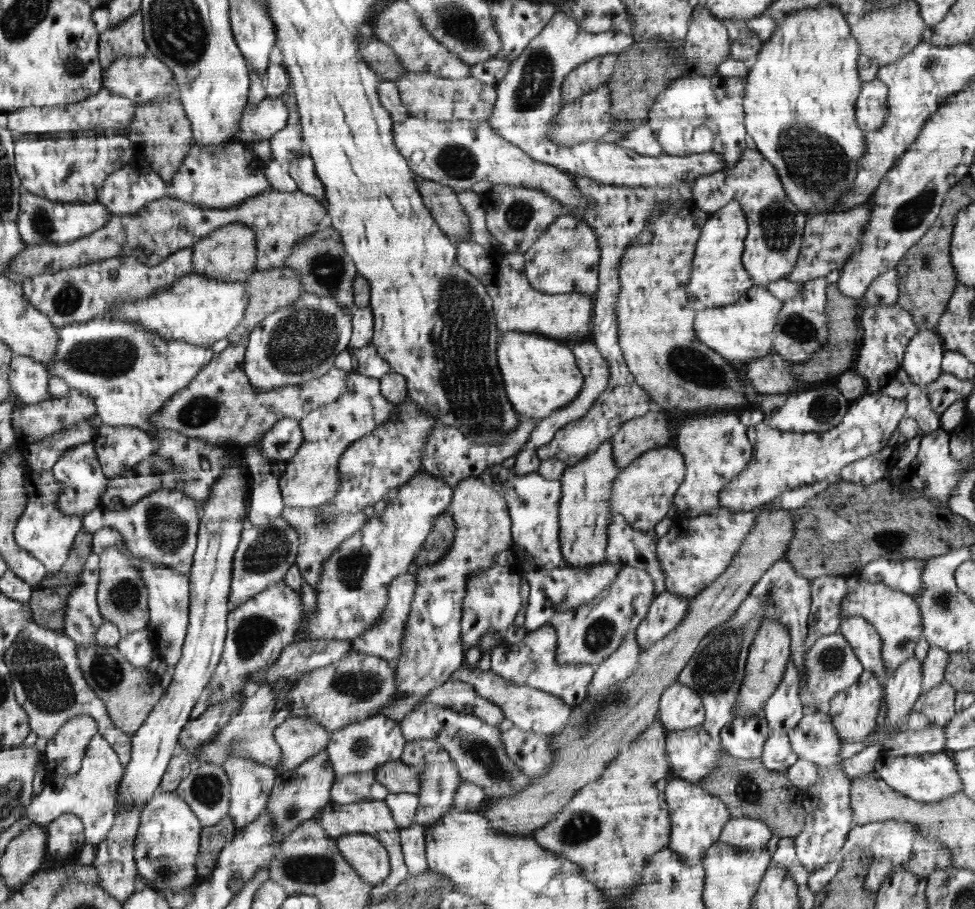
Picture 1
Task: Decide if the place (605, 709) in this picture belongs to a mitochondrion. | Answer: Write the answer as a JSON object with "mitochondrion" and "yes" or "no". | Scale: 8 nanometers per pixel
{"mitochondrion":"yes"}

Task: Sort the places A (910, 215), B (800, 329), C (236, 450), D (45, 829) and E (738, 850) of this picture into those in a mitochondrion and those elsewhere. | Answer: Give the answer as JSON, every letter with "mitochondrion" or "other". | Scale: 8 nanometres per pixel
{"A":"mitochondrion","B":"mitochondrion","C":"other","D":"other","E":"other"}

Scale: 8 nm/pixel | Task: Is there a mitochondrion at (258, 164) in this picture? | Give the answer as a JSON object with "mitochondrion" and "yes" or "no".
{"mitochondrion":"no"}

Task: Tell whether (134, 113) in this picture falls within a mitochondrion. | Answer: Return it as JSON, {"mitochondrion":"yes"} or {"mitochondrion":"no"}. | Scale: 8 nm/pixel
{"mitochondrion":"no"}

